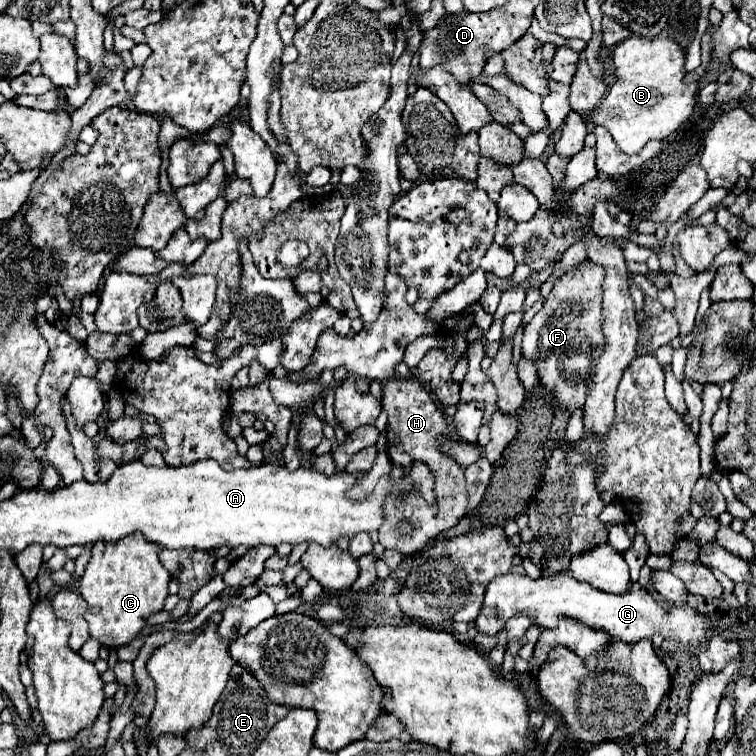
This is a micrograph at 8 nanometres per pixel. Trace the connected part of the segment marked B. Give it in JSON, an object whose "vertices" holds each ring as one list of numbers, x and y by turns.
{"vertices":[[628,37,612,49,610,65,614,83,600,105,588,115,592,125,602,125,626,155,636,155,652,139,666,139,694,111,698,85,684,83,684,49,666,37]]}

